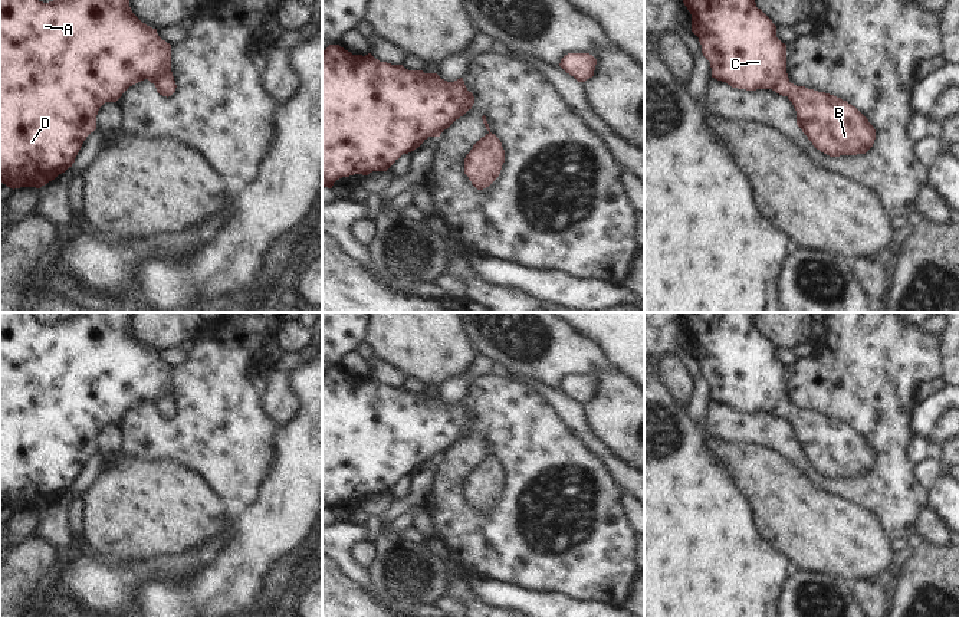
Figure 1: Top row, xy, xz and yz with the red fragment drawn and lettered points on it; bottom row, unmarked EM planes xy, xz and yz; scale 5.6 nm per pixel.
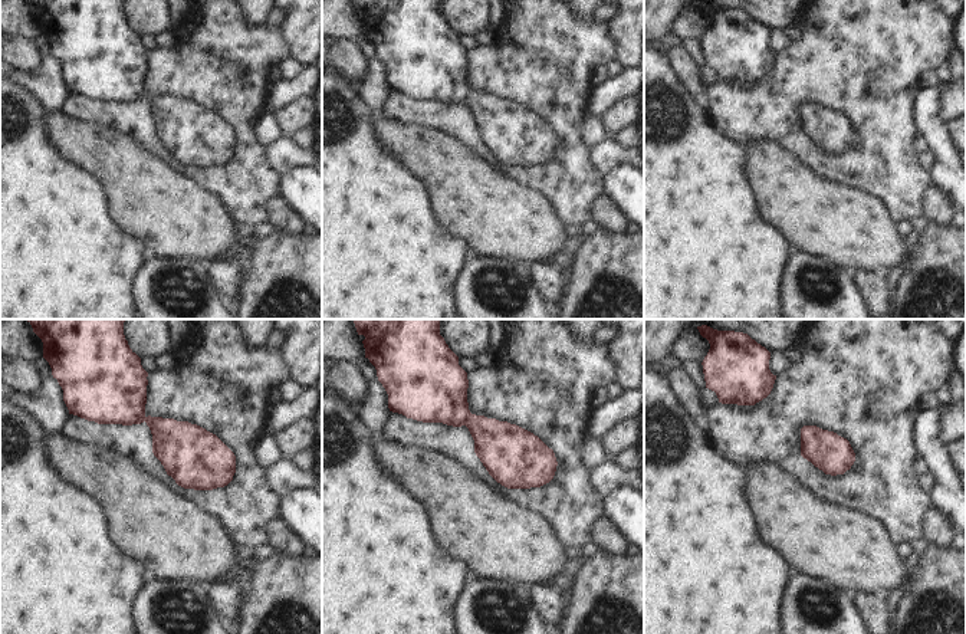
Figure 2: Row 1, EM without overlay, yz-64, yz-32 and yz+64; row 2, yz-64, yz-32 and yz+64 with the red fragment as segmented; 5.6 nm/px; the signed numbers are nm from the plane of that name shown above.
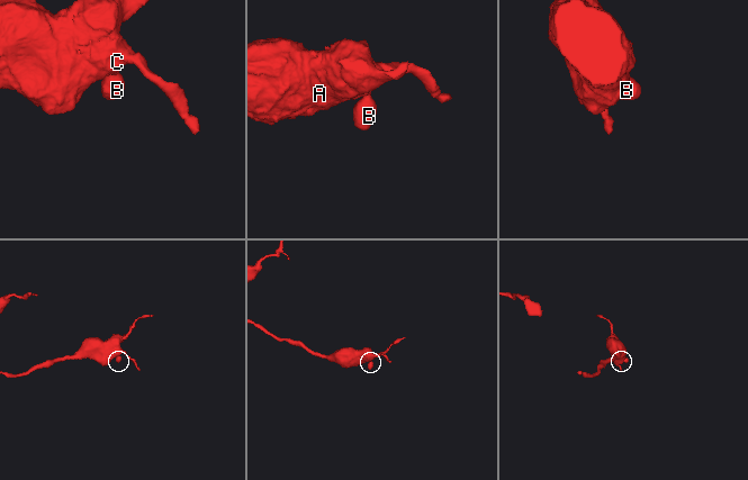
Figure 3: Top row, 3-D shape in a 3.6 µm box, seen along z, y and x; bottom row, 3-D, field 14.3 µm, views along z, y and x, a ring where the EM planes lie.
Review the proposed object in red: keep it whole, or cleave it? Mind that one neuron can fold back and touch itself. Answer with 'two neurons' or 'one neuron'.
one neuron

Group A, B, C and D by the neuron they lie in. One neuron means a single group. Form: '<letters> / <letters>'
A B C D

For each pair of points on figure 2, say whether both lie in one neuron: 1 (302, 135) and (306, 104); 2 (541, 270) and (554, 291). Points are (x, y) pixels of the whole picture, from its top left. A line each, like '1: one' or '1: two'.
1: two
2: one

